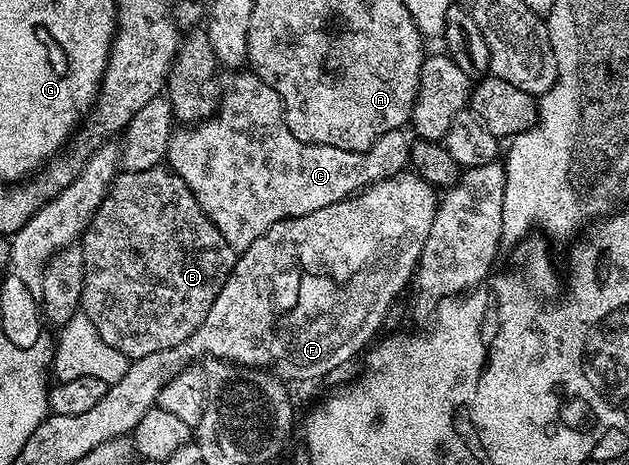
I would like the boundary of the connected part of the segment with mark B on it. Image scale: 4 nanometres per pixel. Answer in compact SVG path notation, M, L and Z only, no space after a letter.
M168 167L135 171L134 173L118 172L112 187L107 191L103 201L99 203L99 209L95 211L91 223L80 238L79 244L85 260L80 312L85 313L88 319L91 319L103 342L122 352L129 359L136 359L143 355L155 355L155 351L167 351L171 347L183 343L183 339L187 339L187 335L194 333L203 323L203 319L207 319L207 311L211 311L211 303L215 303L219 291L223 291L223 283L227 283L239 256L238 250L230 247L227 239L223 239L219 227L215 227L215 223L211 223L211 219L203 211L203 207L199 207L199 199L195 199L191 187L187 187L187 183L183 183L183 179L179 179L179 175Z

